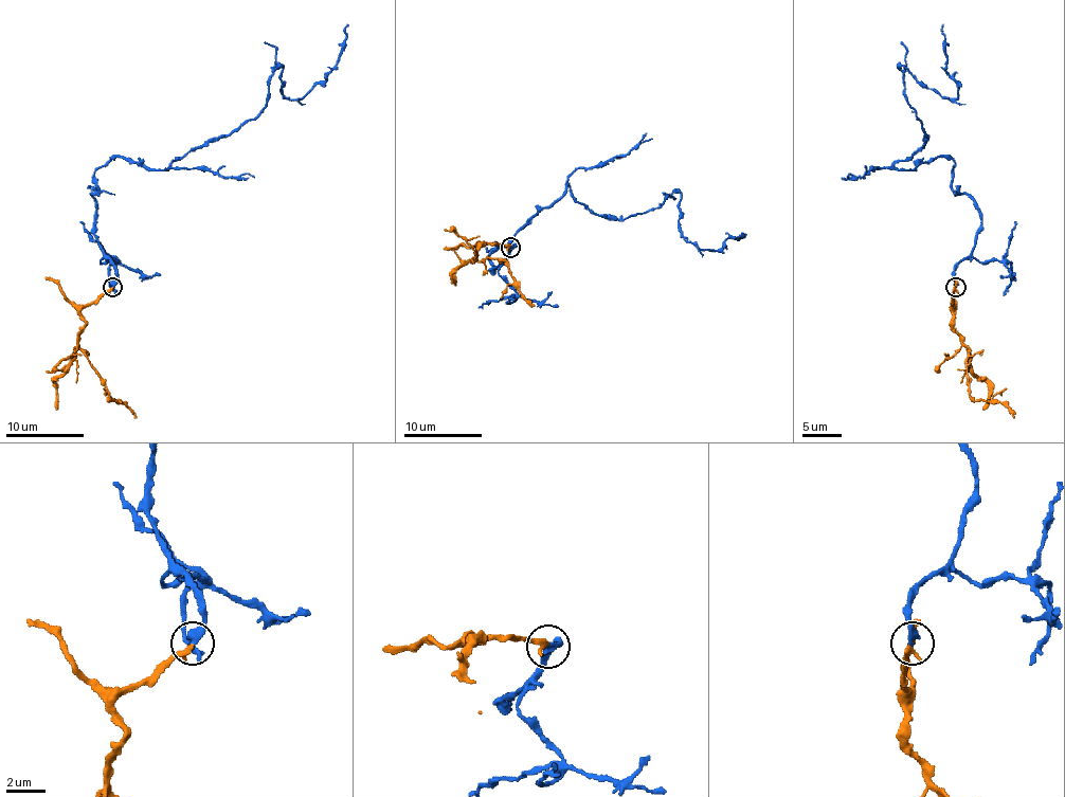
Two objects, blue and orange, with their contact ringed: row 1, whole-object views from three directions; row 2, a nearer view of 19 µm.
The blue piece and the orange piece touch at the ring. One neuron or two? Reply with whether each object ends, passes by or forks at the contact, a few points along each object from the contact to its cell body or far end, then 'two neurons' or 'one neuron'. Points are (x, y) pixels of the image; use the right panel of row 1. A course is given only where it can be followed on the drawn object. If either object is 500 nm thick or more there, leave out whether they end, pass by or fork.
blue ends there; orange ends there; blue runs (956, 287), (981, 211), (952, 189), (950, 158), (894, 164), (926, 137), (899, 69), (958, 95), (942, 23); orange runs (956, 287), (952, 310), (954, 326), (970, 349), (966, 363), (970, 395), (975, 400), (999, 400), (1014, 418); one neuron

